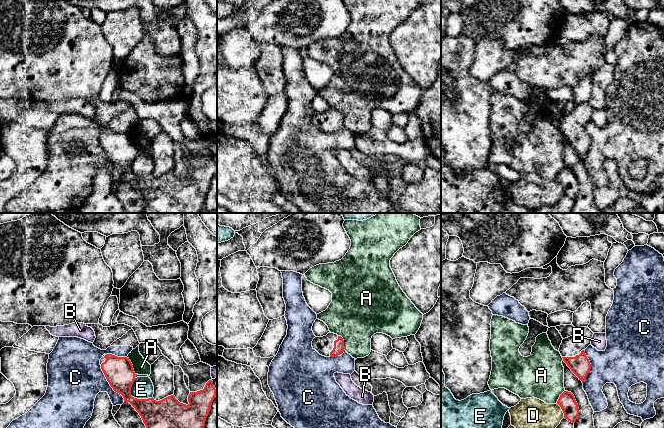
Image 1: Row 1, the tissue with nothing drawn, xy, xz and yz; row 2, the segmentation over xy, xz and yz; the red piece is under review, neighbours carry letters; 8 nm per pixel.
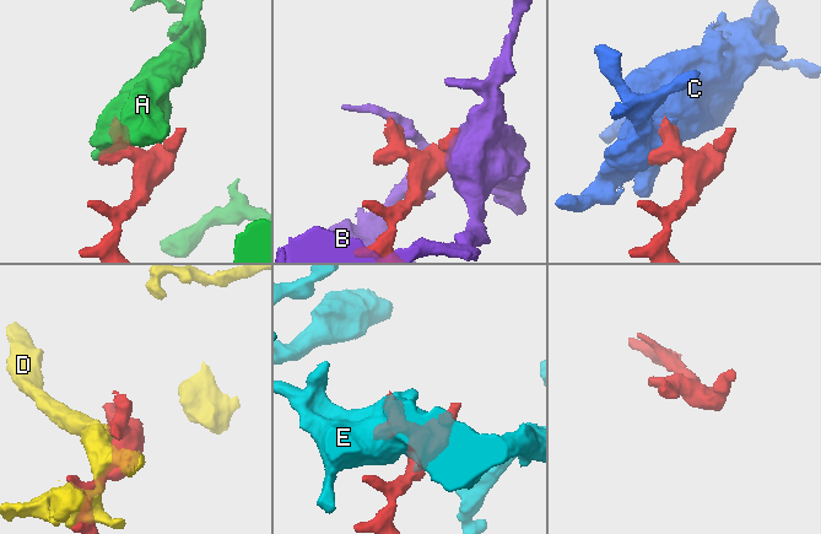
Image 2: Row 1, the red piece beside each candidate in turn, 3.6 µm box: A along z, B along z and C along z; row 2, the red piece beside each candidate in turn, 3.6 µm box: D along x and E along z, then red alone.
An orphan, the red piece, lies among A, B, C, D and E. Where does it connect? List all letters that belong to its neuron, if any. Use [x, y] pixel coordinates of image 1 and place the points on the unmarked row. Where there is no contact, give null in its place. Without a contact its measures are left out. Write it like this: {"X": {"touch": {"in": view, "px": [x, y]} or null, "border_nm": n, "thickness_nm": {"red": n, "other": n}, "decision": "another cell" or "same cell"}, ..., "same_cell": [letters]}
{"A": {"touch": {"in": "xy", "px": [132, 141]}, "border_nm": 150, "thickness_nm": {"red": 240, "other": 130}, "decision": "another cell"}, "B": {"touch": {"in": "xy", "px": [134, 152]}, "border_nm": 30, "thickness_nm": {"red": 240, "other": 30}, "decision": "another cell"}, "C": {"touch": {"in": "xy", "px": [109, 159]}, "border_nm": 360, "thickness_nm": {"red": 240, "other": 380}, "decision": "another cell"}, "D": {"touch": {"in": "yz", "px": [562, 186]}, "border_nm": 140, "thickness_nm": {"red": 140, "other": 280}, "decision": "another cell"}, "E": {"touch": {"in": "xy", "px": [133, 173]}, "border_nm": 220, "thickness_nm": {"red": 240, "other": 170}, "decision": "another cell"}, "same_cell": []}

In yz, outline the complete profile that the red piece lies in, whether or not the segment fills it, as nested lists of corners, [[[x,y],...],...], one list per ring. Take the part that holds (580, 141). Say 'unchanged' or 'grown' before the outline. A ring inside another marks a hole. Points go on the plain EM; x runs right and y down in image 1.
grown; [[[588,103],[578,104],[572,112],[562,116],[559,124],[563,137],[582,159],[591,145],[585,125],[591,121],[593,110]]]

